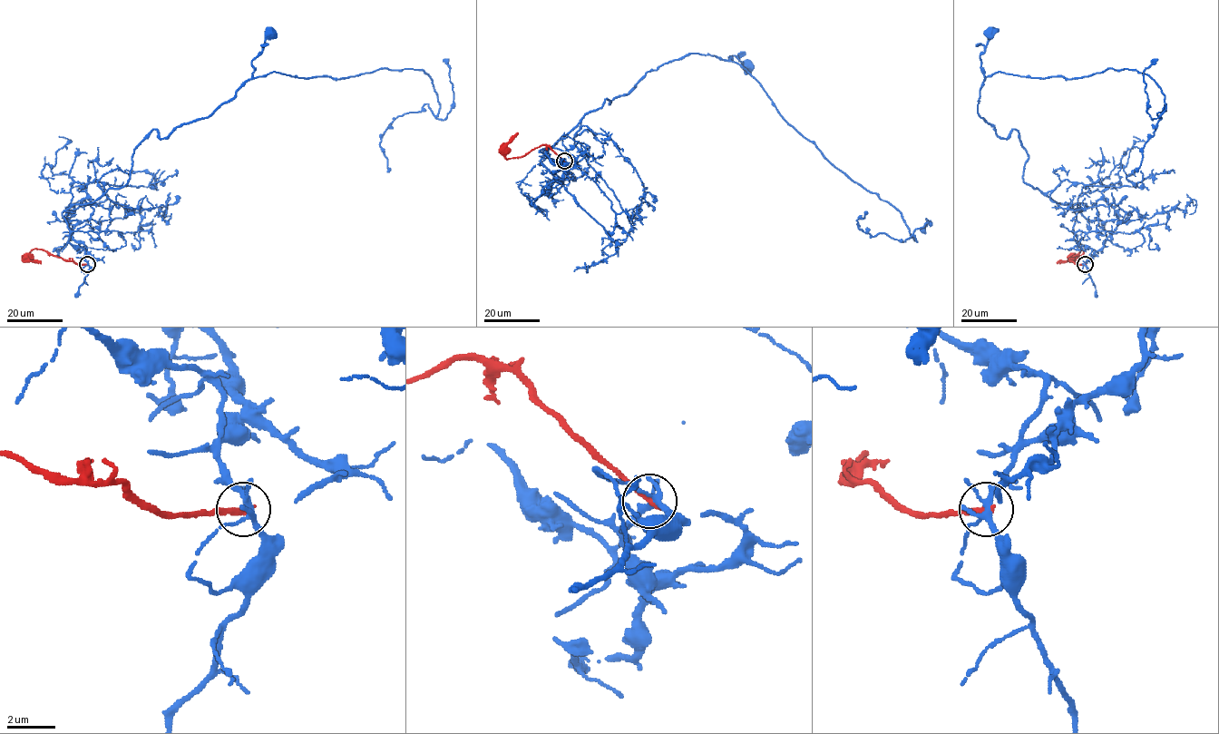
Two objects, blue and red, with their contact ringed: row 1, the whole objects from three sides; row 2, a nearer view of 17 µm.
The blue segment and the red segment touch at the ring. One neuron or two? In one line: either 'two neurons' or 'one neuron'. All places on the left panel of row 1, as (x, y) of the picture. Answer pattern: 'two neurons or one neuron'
two neurons

